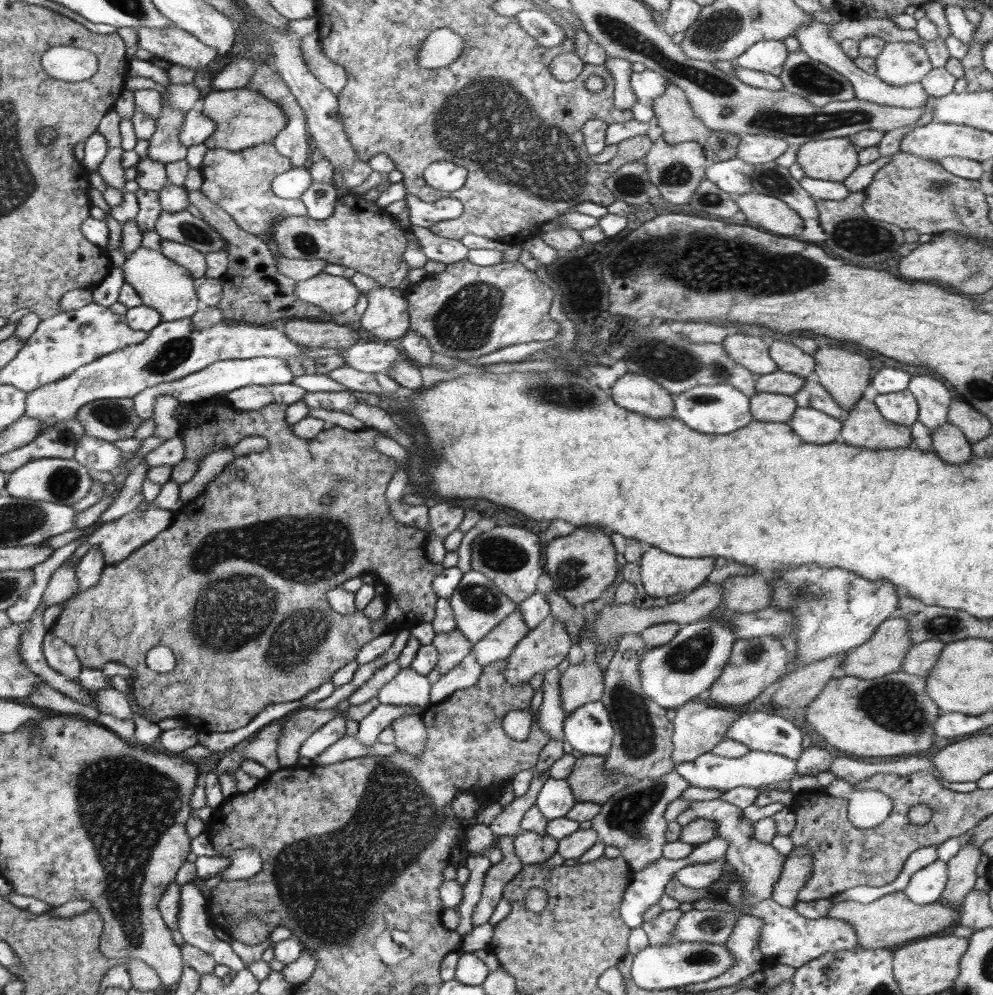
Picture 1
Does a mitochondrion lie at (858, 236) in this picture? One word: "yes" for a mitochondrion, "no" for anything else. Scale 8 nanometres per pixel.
yes

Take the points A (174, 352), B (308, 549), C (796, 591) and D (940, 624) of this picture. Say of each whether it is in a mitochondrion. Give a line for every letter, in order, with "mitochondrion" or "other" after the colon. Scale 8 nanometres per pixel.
A: mitochondrion
B: mitochondrion
C: mitochondrion
D: mitochondrion

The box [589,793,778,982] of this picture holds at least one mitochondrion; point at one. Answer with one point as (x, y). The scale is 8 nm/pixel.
(715, 924)

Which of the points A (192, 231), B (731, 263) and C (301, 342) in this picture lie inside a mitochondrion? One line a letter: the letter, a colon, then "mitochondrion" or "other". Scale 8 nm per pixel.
A: mitochondrion
B: mitochondrion
C: other

